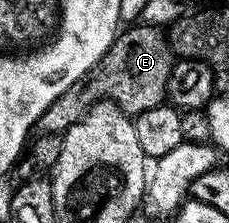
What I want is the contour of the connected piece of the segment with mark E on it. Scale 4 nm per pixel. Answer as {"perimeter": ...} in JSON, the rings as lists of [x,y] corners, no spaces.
{"perimeter":[[[132,25],[118,33],[104,56],[81,77],[73,79],[71,88],[48,106],[43,116],[39,116],[36,129],[42,134],[64,135],[97,101],[110,100],[130,116],[142,114],[166,99],[166,84],[174,61],[172,46],[160,27]]]}

